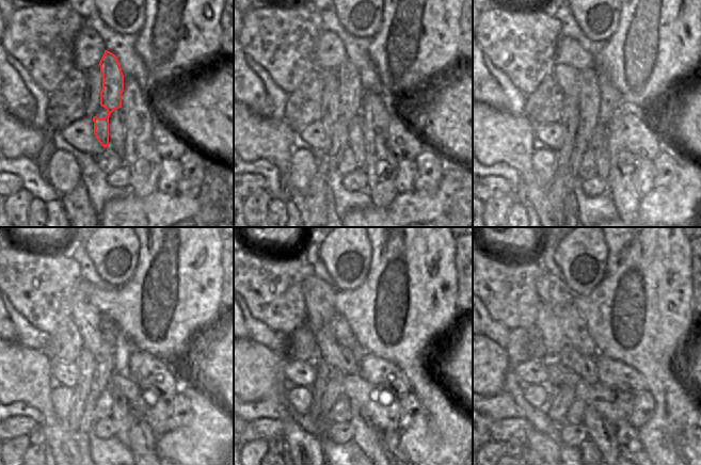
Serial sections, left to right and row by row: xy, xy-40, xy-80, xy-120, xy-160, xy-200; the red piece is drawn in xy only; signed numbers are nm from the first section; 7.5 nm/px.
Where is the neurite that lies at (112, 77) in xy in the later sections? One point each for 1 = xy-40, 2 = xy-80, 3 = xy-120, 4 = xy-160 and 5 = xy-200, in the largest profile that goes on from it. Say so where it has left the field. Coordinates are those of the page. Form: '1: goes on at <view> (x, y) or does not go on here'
1: goes on at xy-40 (350, 87)
2: goes on at xy-80 (589, 99)
3: goes on at xy-120 (104, 371)
4: goes on at xy-160 (335, 379)
5: goes on at xy-200 (562, 398)

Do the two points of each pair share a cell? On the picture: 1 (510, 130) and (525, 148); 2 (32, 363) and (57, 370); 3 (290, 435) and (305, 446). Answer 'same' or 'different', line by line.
1: same
2: different
3: same

